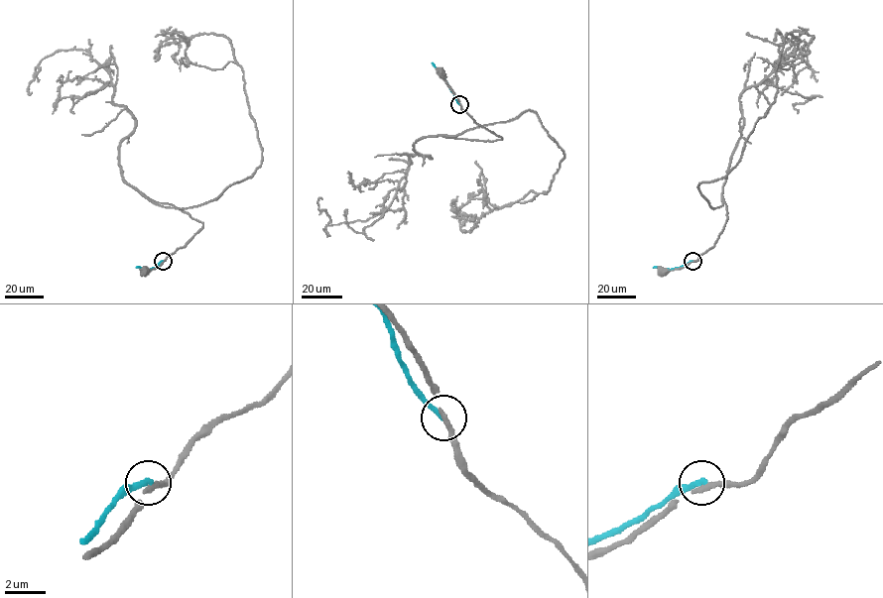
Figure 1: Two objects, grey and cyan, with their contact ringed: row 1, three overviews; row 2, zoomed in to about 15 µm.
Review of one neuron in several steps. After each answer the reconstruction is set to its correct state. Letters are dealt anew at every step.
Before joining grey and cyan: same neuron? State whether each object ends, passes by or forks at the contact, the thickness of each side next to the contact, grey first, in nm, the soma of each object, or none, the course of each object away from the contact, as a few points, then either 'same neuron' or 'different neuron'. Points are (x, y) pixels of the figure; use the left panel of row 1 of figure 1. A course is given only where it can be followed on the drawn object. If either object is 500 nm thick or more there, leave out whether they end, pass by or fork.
grey passes by; cyan ends there; 200 nm thick on the grey side, 280 nm on the other; cell body of grey at (145, 272); no cell body on cyan; grey runs (163, 261), (158, 267), (144, 272); cyan runs (163, 261), (150, 269), (136, 268); different neuron

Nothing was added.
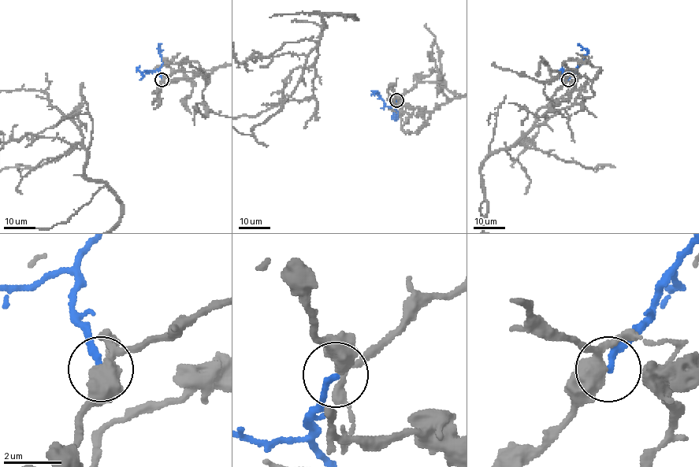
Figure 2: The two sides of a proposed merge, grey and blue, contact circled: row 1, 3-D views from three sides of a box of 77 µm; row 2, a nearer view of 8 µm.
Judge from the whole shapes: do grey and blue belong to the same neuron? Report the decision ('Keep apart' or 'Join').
Keep apart

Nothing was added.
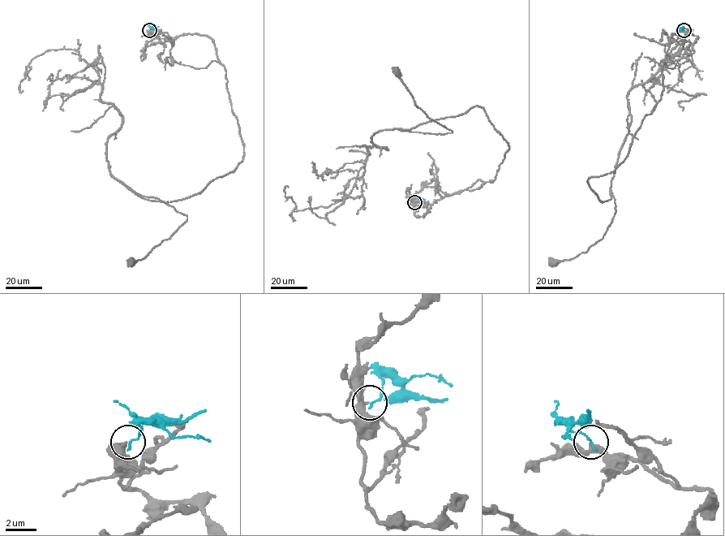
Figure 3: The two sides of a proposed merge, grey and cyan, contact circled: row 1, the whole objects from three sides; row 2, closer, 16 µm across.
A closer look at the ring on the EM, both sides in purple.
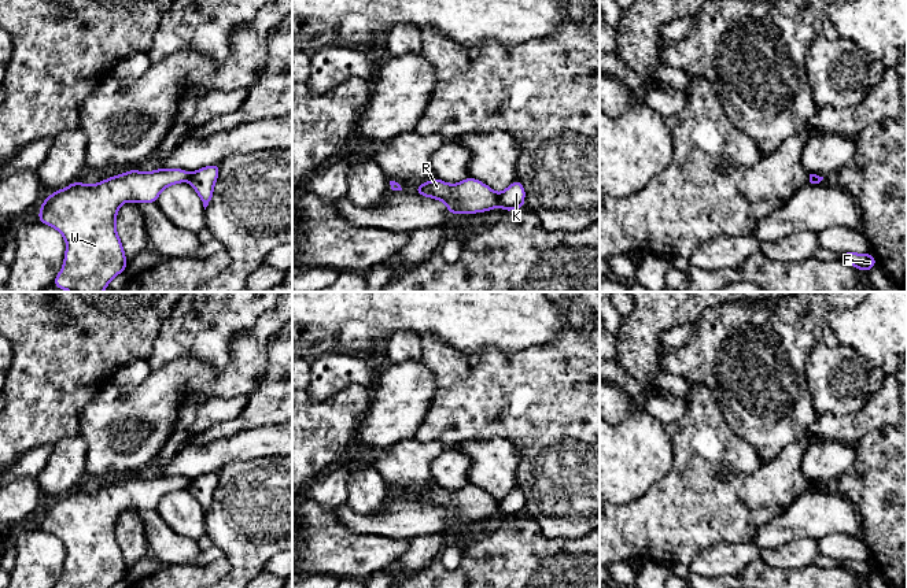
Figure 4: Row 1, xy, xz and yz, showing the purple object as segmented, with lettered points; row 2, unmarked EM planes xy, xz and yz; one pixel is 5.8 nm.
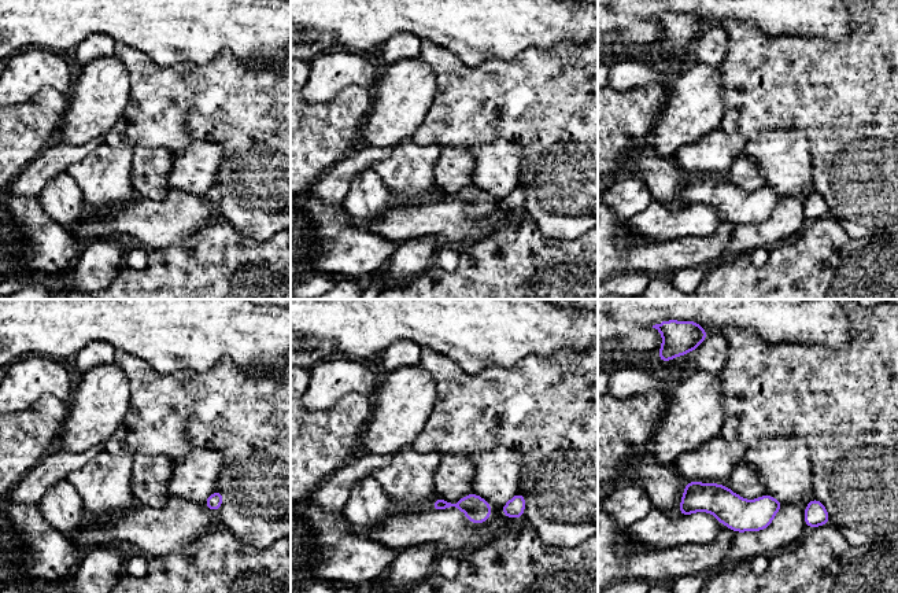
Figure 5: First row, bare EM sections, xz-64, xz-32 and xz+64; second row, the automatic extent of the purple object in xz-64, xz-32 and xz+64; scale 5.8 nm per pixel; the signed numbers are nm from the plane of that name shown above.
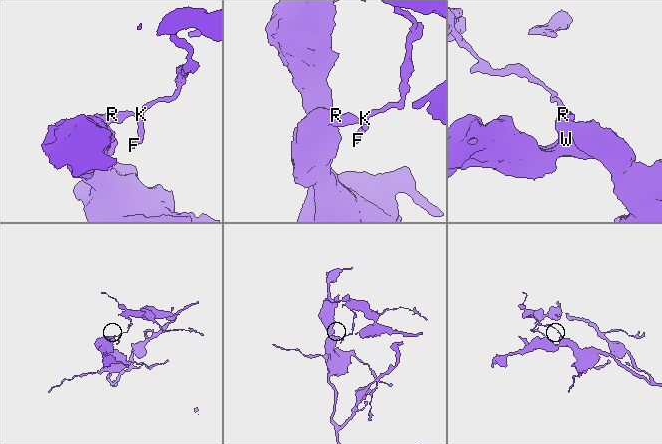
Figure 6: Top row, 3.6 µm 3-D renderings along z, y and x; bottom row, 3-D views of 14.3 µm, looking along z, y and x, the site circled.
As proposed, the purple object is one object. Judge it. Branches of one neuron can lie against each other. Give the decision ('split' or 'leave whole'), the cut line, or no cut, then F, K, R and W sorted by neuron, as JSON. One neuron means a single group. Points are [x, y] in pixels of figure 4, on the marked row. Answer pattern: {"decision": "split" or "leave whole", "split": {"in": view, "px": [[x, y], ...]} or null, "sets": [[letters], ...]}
{"decision": "split", "split": {"in": "xz", "px": [[497, 195], [498, 203]]}, "sets": [["F", "K"], ["R", "W"]]}

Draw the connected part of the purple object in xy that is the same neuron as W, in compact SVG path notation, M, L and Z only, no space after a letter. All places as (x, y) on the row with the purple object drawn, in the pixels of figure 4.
M180 169L151 173L130 170L96 185L75 181L44 199L37 221L59 230L67 243L64 263L54 285L71 292L103 292L115 275L125 271L128 263L115 229L119 206L125 201L155 203L166 186L189 180L191 174Z

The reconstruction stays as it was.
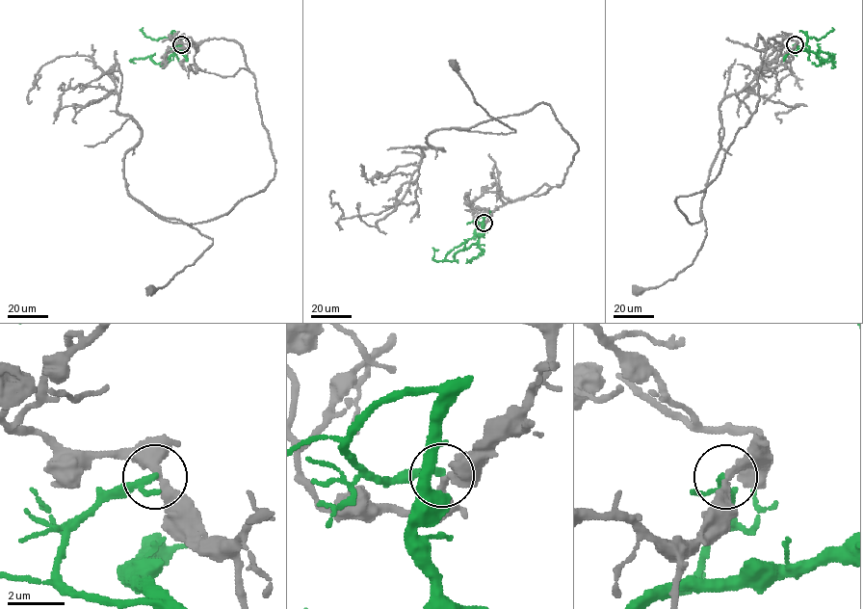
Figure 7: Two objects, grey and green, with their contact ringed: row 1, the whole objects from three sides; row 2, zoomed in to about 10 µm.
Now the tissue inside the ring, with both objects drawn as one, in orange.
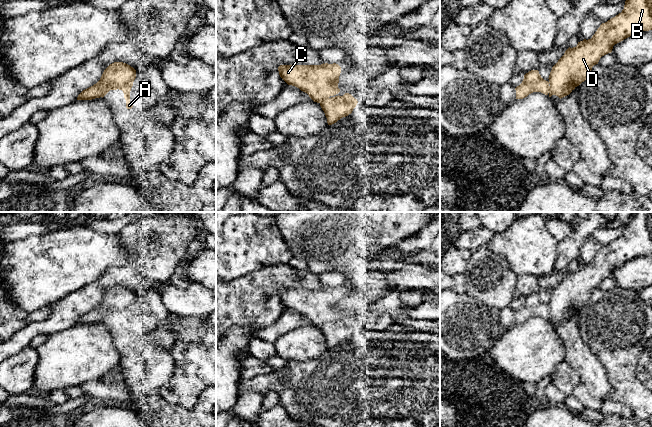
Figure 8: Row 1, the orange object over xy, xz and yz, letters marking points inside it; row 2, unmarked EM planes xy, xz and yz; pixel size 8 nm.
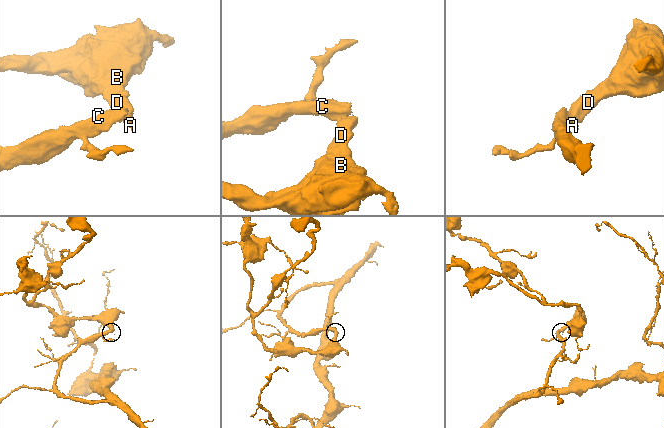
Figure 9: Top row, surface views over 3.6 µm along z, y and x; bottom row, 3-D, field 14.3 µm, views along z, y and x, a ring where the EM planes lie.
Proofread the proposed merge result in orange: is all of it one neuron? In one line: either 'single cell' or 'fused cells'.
fused cells

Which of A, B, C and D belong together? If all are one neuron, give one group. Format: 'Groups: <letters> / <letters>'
Groups: A B D / C

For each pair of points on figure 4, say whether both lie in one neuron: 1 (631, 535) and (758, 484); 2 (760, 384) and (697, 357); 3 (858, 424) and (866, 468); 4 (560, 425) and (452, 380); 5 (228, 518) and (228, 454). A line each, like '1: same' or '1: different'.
1: different
2: same
3: different
4: same
5: different

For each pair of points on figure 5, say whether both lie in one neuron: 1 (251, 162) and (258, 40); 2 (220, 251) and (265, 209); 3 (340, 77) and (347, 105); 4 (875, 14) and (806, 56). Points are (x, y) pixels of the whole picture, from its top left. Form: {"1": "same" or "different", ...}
{"1": "different", "2": "different", "3": "different", "4": "same"}

